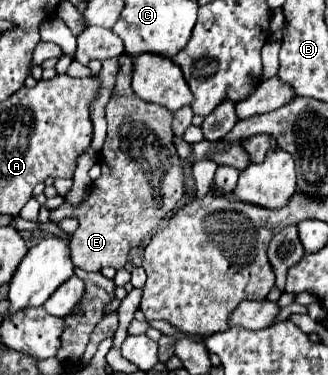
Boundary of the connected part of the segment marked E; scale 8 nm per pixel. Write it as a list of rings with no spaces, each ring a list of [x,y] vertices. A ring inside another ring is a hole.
[[[120,56],[117,83],[107,103],[107,141],[101,151],[101,177],[93,183],[89,199],[77,207],[63,203],[49,213],[57,223],[63,217],[77,217],[79,229],[71,235],[71,261],[85,271],[101,267],[121,269],[127,263],[127,251],[157,229],[183,197],[183,161],[173,147],[173,113],[161,105],[141,101],[131,87],[132,57]]]

